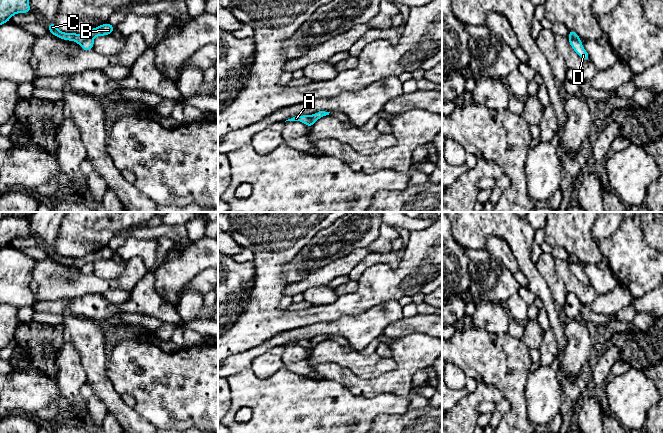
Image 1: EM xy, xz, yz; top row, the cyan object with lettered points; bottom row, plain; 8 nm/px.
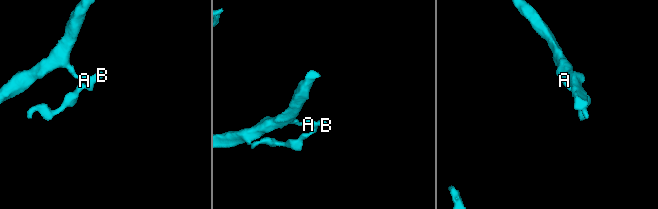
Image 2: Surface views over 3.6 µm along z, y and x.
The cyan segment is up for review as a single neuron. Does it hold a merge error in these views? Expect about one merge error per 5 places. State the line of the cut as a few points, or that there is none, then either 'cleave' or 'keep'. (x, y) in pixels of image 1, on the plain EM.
cut xy (92, 262), (87, 262), (79, 268); cleave

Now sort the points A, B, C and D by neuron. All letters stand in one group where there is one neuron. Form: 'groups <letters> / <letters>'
groups A B C / D

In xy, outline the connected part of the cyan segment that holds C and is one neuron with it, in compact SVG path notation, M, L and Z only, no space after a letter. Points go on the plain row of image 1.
M50 246L48 248L48 254L50 258L67 265L75 265L80 268L87 263L93 263L96 260L106 260L112 258L116 251L111 249L110 247L104 247L98 251L92 252L85 257L77 258L77 257L65 257L60 255L55 247Z

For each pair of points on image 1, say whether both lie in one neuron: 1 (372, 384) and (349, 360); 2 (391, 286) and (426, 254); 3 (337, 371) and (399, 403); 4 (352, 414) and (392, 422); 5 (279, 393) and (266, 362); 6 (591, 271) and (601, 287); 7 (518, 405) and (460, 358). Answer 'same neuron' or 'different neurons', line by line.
1: different neurons
2: same neuron
3: different neurons
4: different neurons
5: different neurons
6: same neuron
7: same neuron

